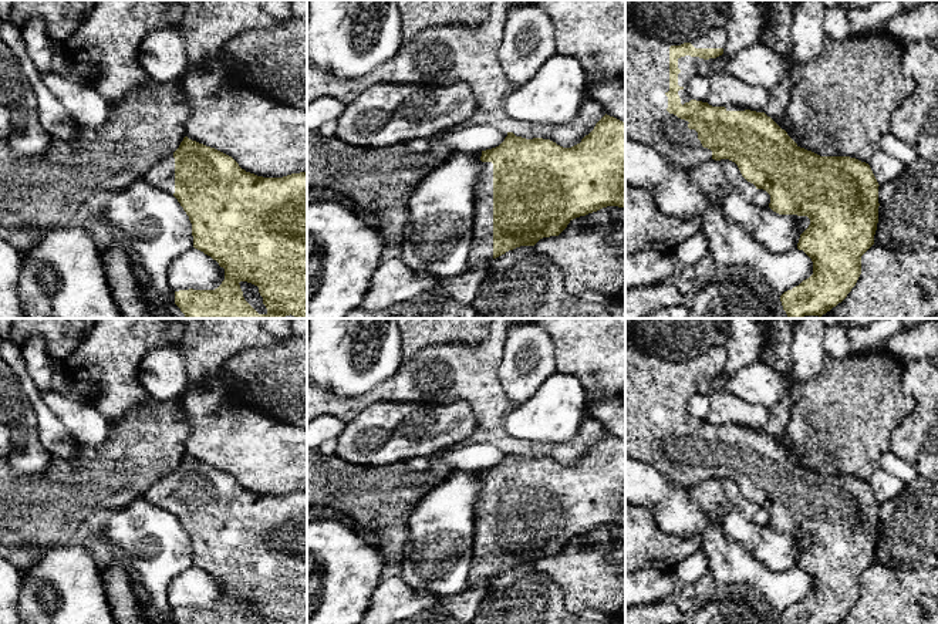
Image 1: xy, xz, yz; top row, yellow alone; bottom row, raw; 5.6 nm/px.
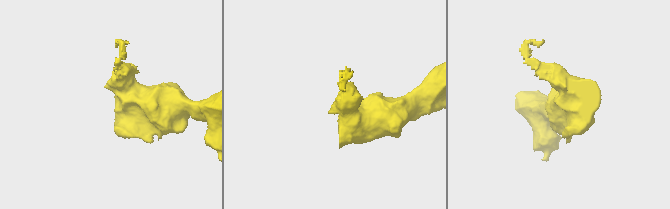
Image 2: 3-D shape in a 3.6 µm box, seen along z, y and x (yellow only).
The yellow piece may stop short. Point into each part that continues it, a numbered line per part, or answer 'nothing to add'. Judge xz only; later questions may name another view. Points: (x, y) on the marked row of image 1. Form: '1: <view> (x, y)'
1: xz (481, 250)

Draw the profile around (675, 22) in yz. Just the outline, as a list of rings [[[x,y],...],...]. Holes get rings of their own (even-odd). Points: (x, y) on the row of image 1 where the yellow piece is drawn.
[[[625,0],[634,27],[669,44],[684,44],[713,28],[725,28],[729,0]]]

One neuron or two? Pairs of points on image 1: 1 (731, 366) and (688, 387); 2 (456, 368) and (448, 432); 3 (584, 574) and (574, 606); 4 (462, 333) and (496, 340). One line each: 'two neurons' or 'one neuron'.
1: two neurons
2: two neurons
3: one neuron
4: two neurons

